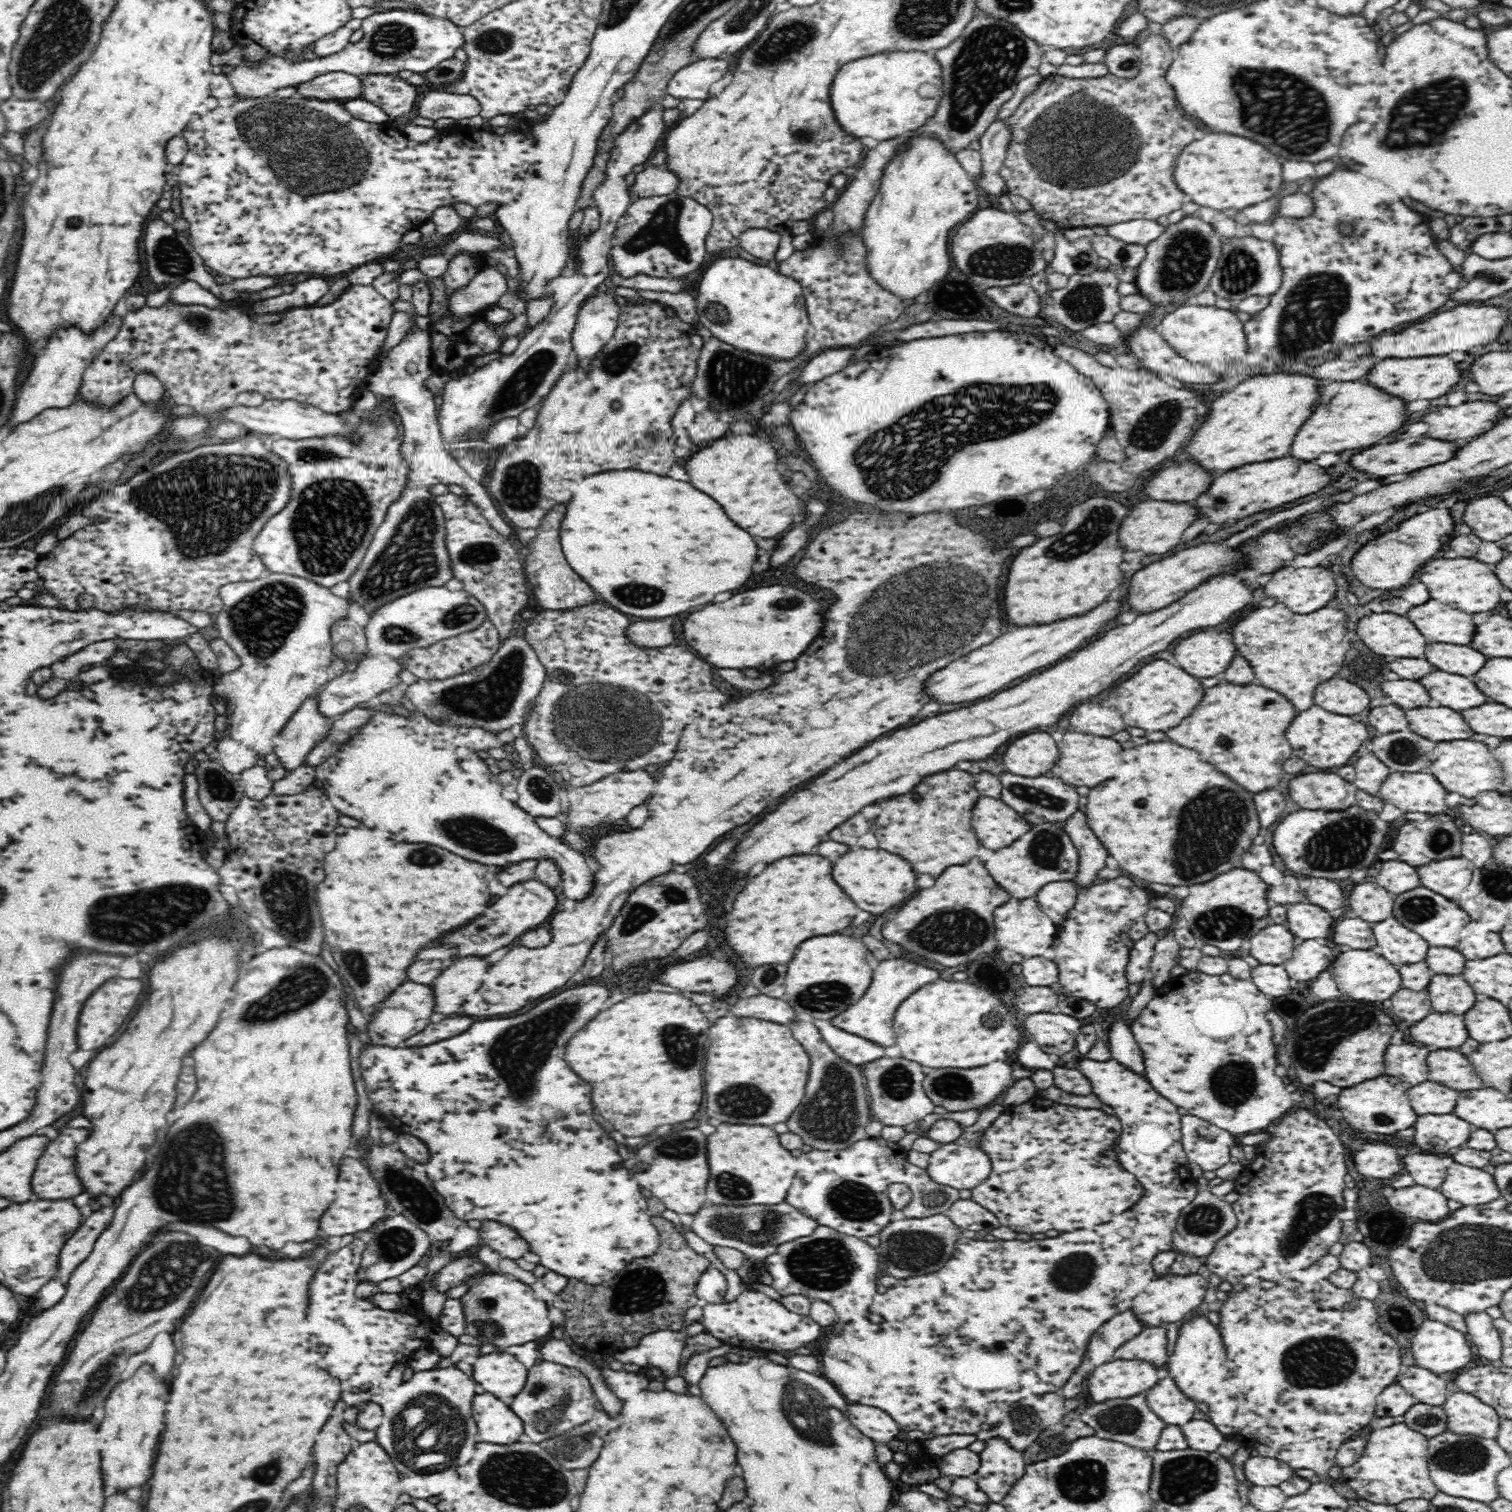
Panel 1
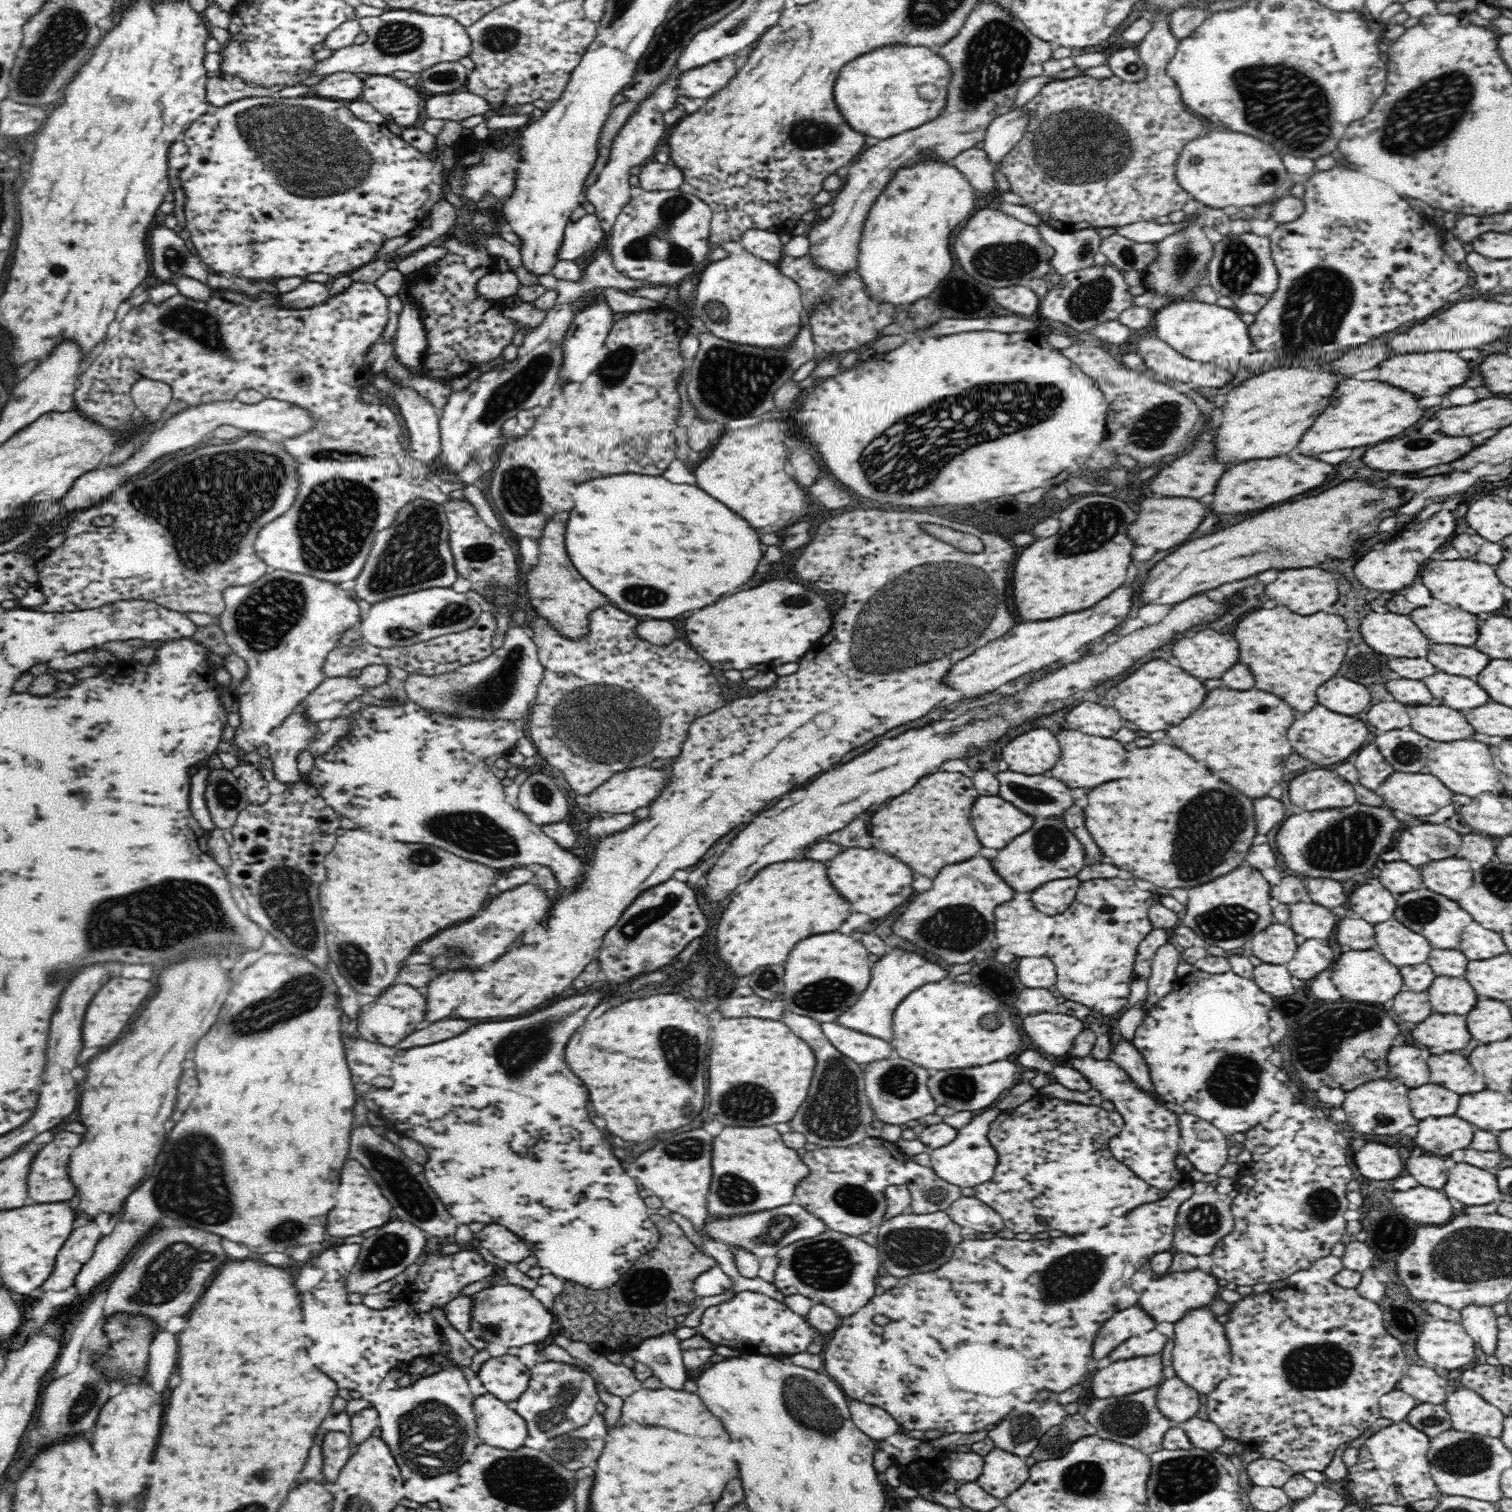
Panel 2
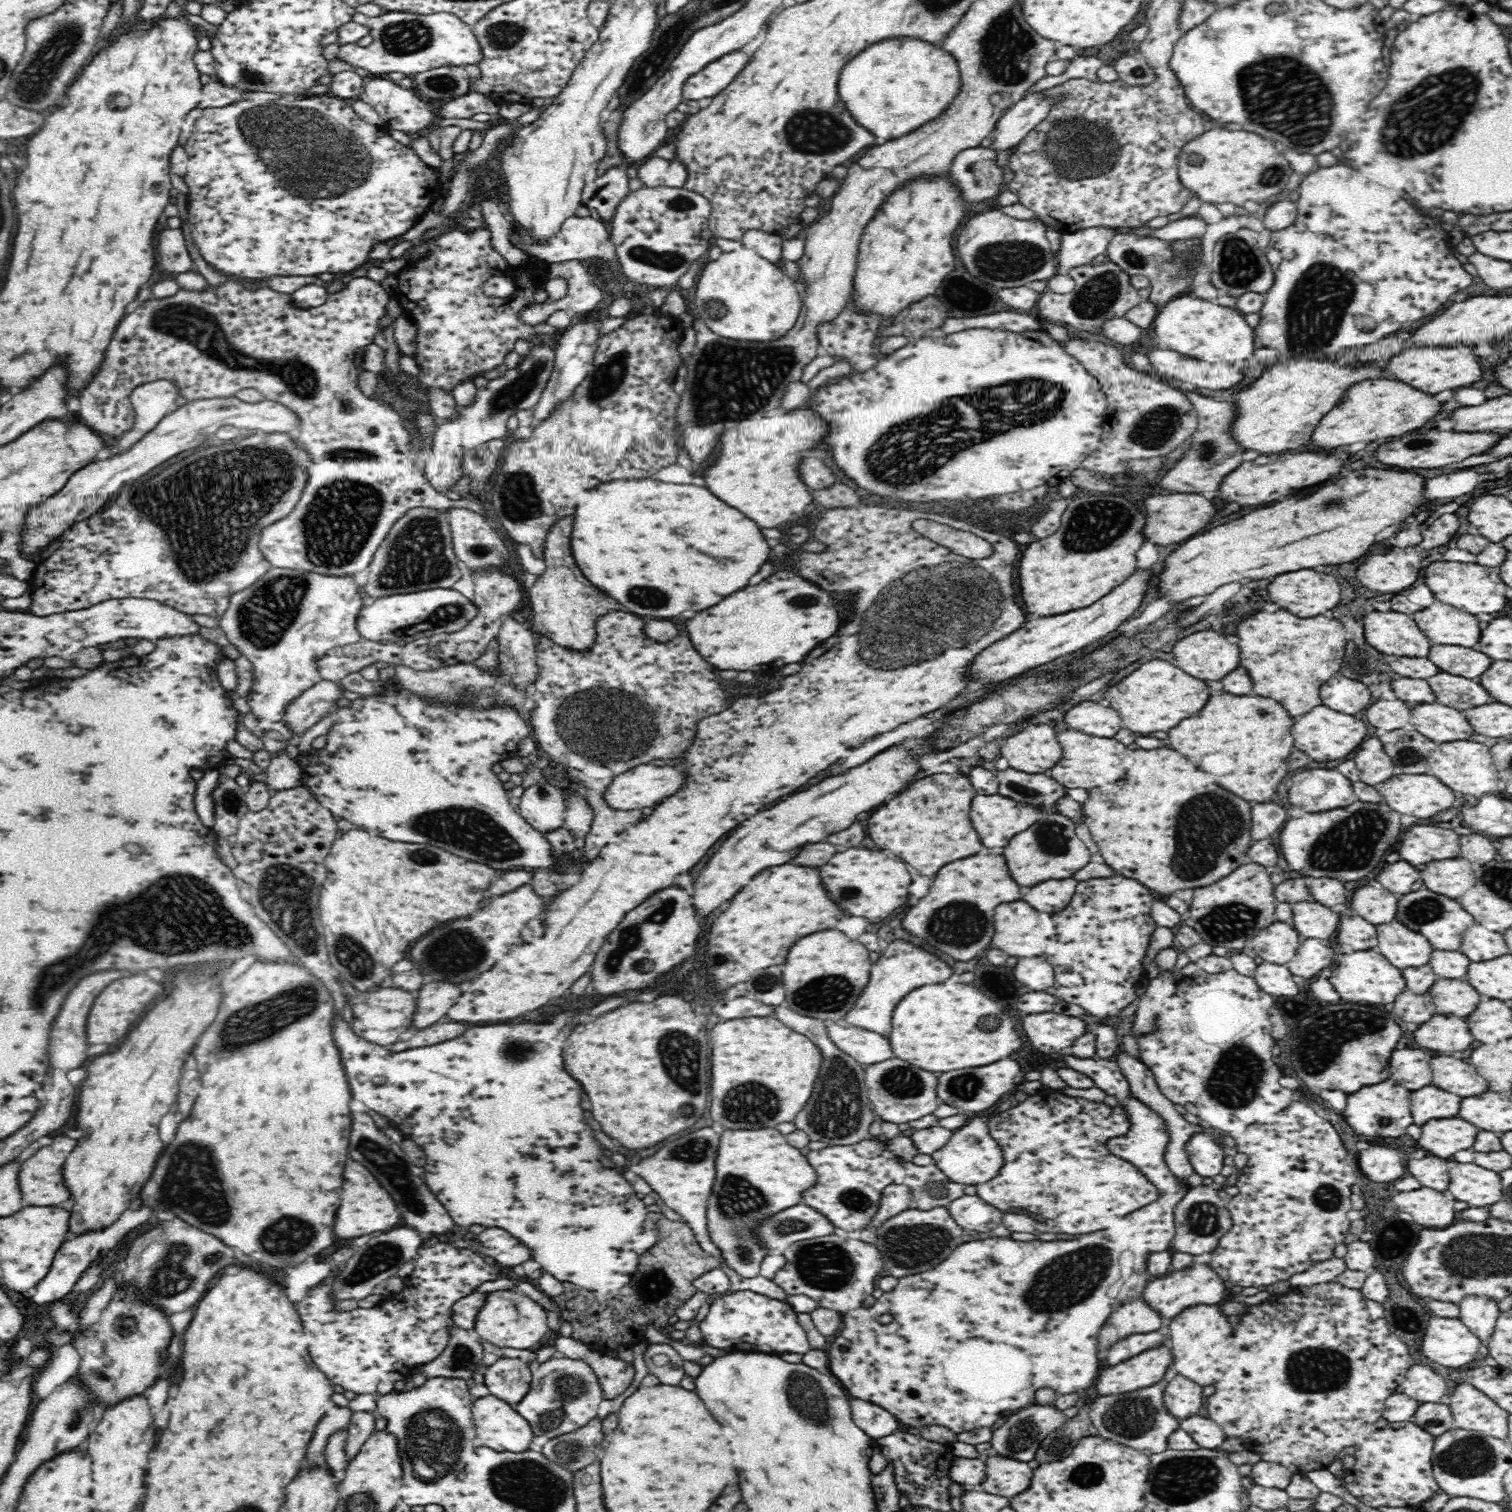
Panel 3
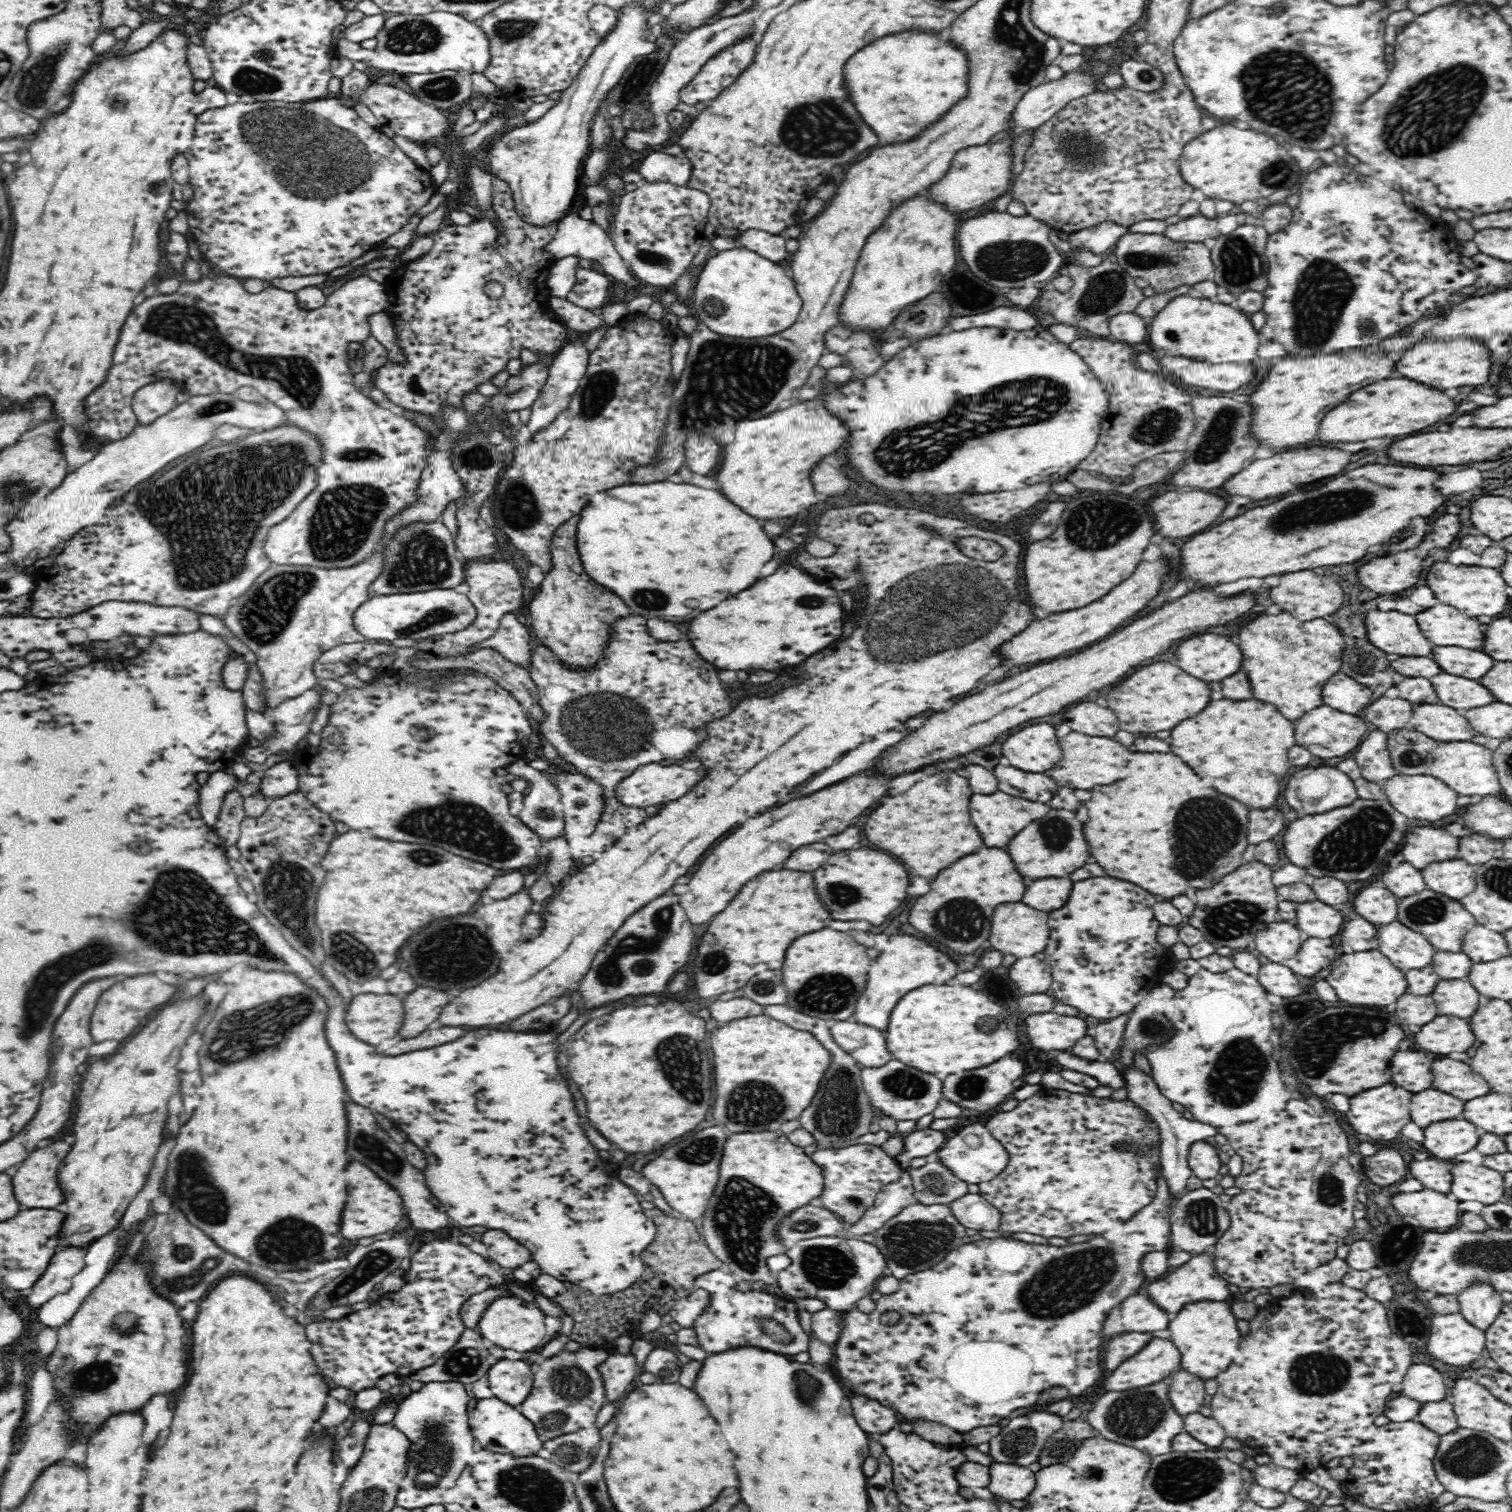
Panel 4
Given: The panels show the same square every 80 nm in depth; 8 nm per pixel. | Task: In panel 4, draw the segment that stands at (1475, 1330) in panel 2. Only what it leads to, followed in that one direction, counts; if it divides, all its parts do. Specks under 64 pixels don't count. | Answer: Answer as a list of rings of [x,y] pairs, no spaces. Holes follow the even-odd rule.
[[[1476,1284],[1464,1290],[1457,1300],[1464,1319],[1482,1331],[1488,1330],[1503,1307],[1501,1294],[1488,1284]]]

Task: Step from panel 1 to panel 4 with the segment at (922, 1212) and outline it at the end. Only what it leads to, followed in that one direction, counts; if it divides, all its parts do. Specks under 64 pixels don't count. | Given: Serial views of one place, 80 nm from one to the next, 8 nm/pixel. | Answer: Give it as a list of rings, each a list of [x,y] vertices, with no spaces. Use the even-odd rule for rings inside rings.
[[[940,1161],[927,1163],[923,1167],[914,1168],[907,1167],[908,1175],[910,1175],[910,1184],[914,1187],[914,1195],[918,1199],[918,1203],[930,1206],[933,1204],[949,1204],[953,1200],[964,1196],[968,1193],[968,1183],[960,1181],[950,1170],[940,1164]]]

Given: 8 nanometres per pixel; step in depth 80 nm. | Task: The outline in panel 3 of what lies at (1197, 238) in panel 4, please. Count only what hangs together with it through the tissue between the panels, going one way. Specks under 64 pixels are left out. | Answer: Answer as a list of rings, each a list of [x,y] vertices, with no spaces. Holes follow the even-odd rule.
[[[1198,216],[1183,217],[1176,221],[1170,221],[1167,225],[1160,228],[1139,225],[1129,227],[1129,232],[1140,238],[1150,237],[1160,240],[1182,240],[1182,238],[1200,238],[1206,232],[1206,223]]]

